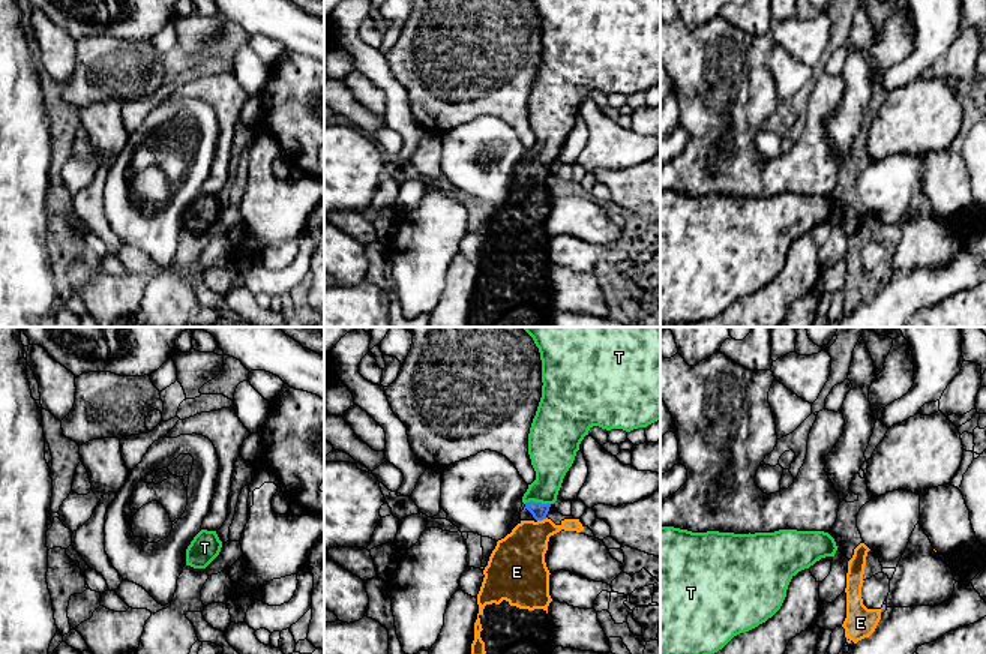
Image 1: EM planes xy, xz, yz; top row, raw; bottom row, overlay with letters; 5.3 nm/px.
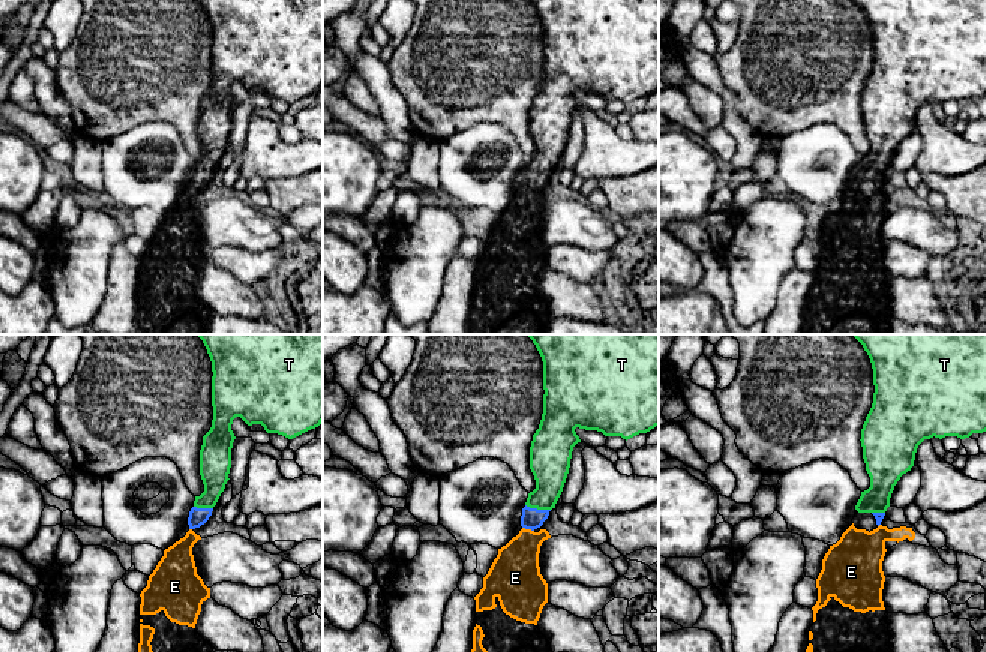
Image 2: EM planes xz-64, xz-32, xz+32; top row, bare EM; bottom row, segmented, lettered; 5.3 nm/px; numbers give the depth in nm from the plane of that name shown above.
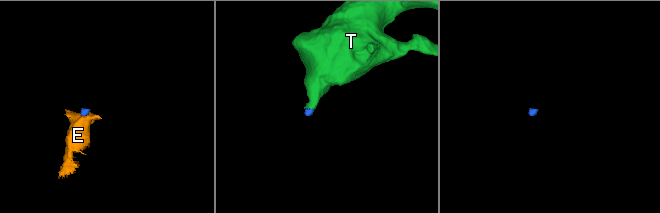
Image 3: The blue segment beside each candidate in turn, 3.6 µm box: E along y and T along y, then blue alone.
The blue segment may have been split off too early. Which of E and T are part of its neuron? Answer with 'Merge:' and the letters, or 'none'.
Merge: E, T

